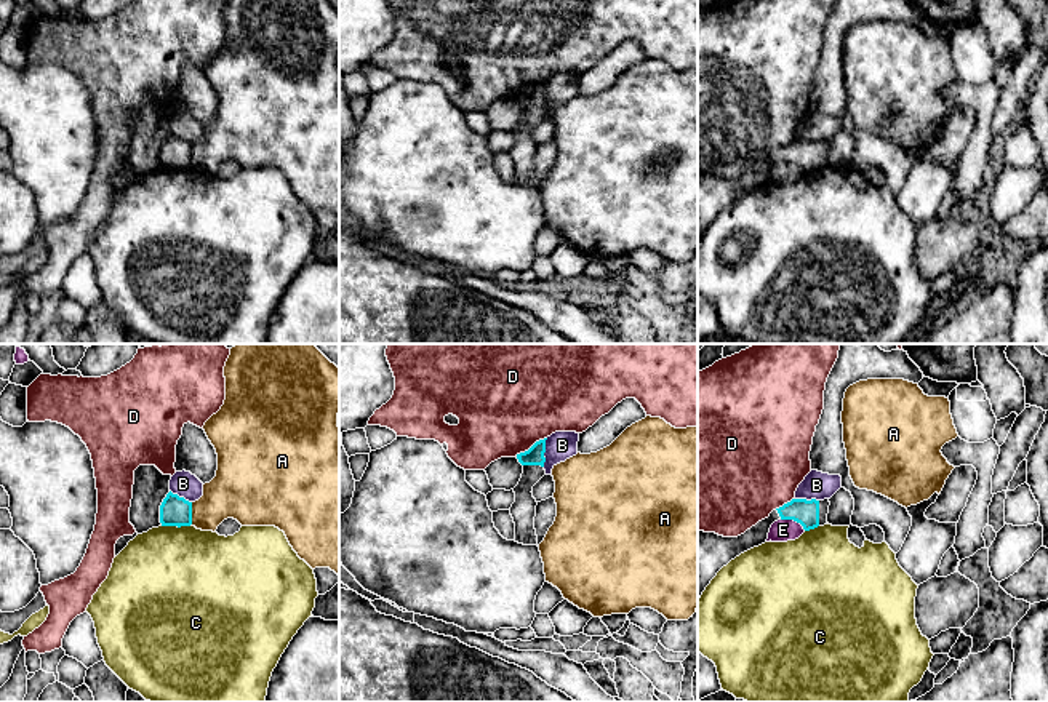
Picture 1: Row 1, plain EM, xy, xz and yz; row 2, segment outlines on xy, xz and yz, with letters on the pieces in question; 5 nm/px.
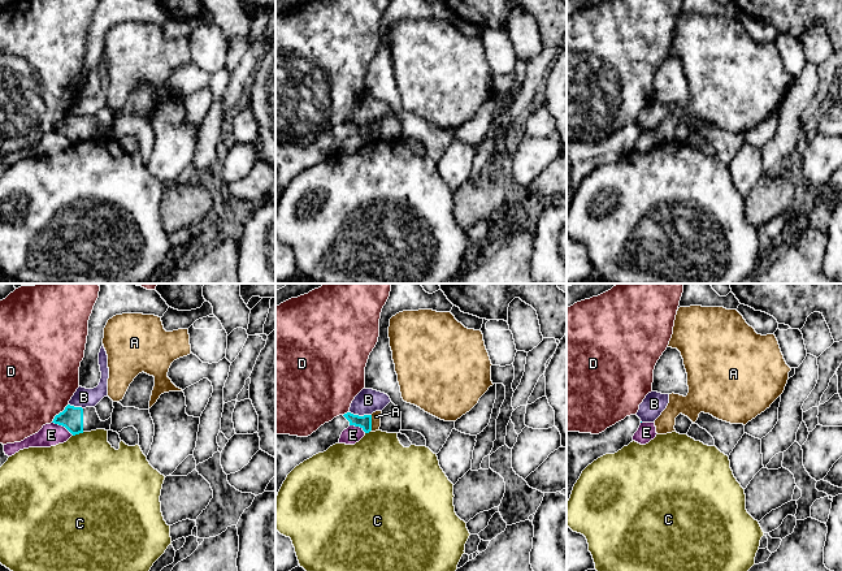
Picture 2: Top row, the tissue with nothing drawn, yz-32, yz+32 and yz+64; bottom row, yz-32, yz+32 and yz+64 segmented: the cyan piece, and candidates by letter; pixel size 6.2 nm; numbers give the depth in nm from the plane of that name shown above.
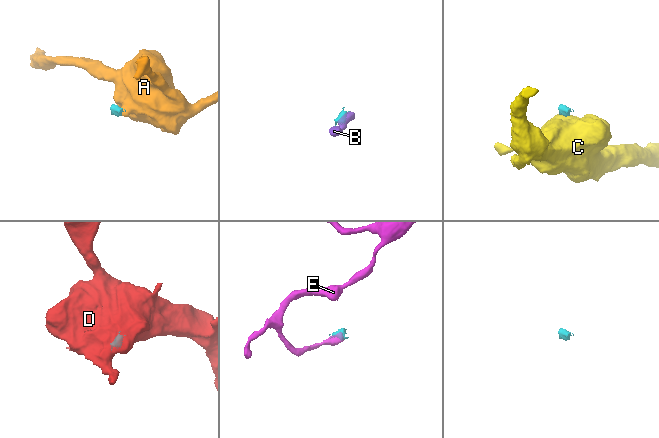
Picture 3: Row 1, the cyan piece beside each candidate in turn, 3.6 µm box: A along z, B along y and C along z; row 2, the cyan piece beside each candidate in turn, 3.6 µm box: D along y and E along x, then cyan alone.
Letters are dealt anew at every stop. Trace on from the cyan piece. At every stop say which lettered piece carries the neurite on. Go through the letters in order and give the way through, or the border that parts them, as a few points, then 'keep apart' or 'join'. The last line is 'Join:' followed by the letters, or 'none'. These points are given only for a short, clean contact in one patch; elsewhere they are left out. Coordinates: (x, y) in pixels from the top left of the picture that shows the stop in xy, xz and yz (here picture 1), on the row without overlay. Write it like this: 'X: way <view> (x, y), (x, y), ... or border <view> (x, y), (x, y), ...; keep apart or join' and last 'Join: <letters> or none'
A: border xy (191, 144), (192, 165); keep apart
B: border xz (548, 80), (543, 107); keep apart
C: border xy (191, 165), (162, 168); keep apart
D: border xz (546, 79), (516, 98); keep apart
E: border yz (781, 160), (791, 160), (805, 171); keep apart
Join: none

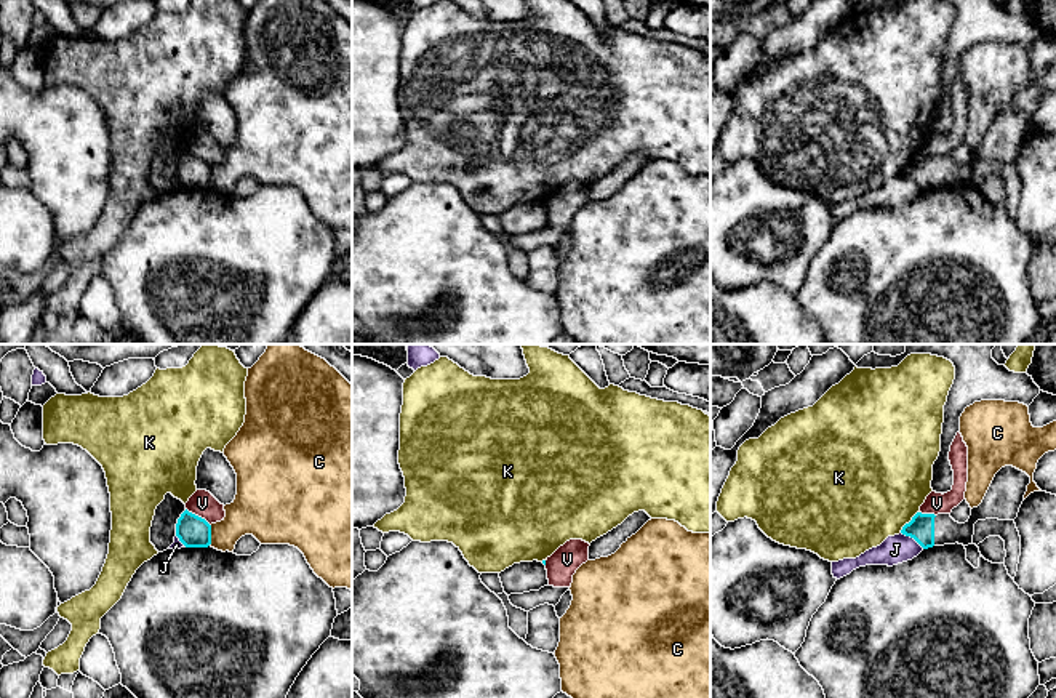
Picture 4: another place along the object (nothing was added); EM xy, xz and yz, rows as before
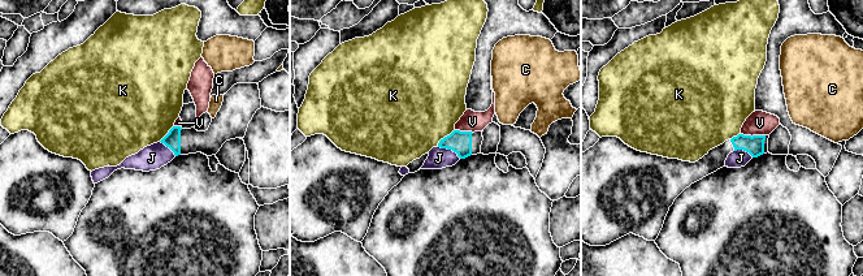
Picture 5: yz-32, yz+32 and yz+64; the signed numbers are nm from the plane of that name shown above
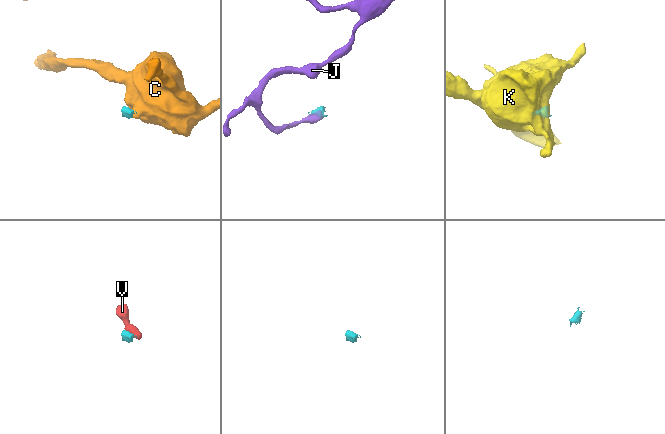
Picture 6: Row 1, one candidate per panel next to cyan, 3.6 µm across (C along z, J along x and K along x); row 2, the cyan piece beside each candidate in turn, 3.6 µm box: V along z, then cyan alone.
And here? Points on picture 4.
C: border xy (212, 167), (212, 183), (208, 186); keep apart
J: border yz (901, 173), (912, 178), (924, 189); keep apart
K: border yz (919, 152), (900, 173); keep apart
V: border xy (186, 149), (210, 167); keep apart
Join: none

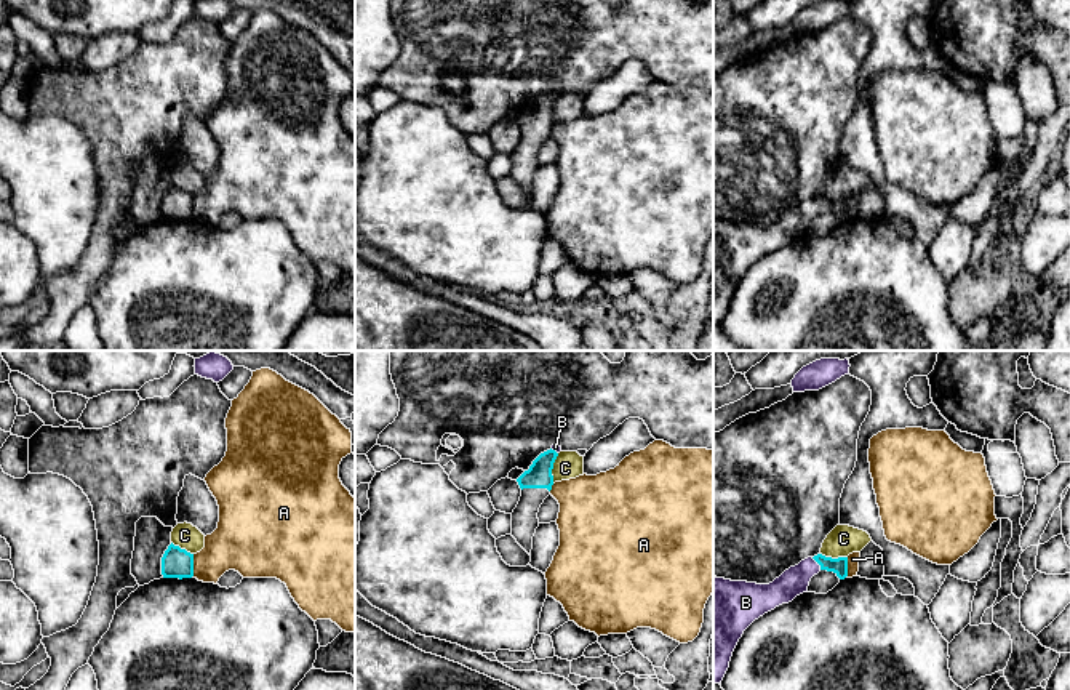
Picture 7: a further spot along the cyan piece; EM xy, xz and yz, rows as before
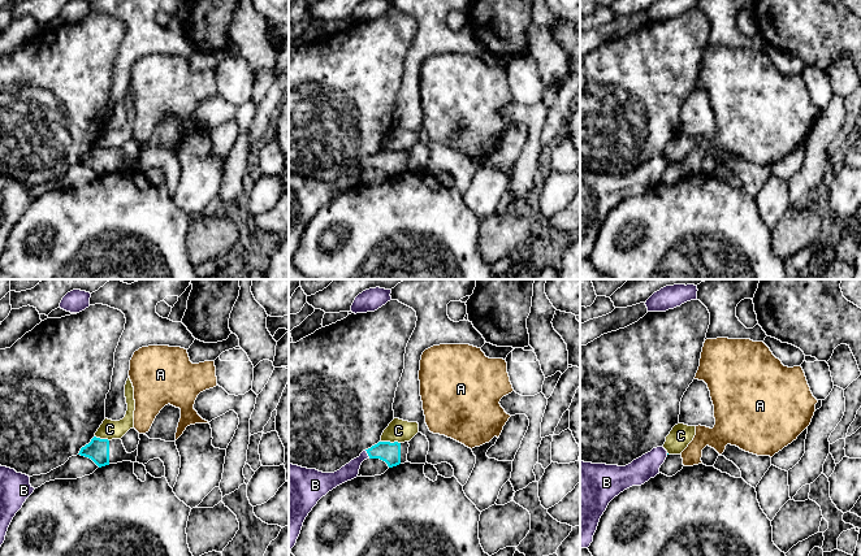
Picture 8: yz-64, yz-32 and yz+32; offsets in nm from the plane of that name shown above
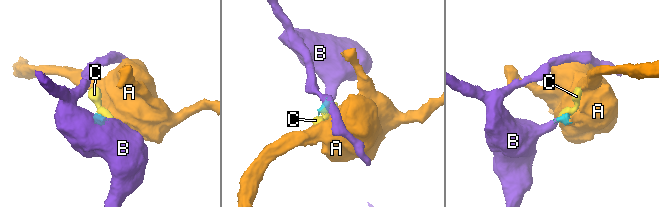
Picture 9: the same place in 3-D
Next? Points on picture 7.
A: border xy (192, 196), (194, 216); keep apart
B: way yz (838, 207), (818, 204), (794, 223); join
C: border xz (558, 95), (552, 111), (552, 124); keep apart
Join: B

